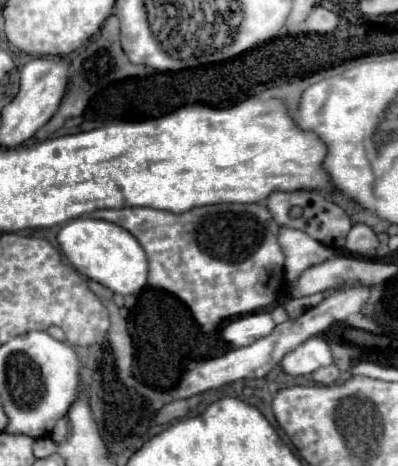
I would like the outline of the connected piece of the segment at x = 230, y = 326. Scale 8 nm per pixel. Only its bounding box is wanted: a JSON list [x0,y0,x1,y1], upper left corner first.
[220,311,276,347]

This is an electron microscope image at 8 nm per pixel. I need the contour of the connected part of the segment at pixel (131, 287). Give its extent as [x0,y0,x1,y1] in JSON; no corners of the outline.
[58,217,148,297]

